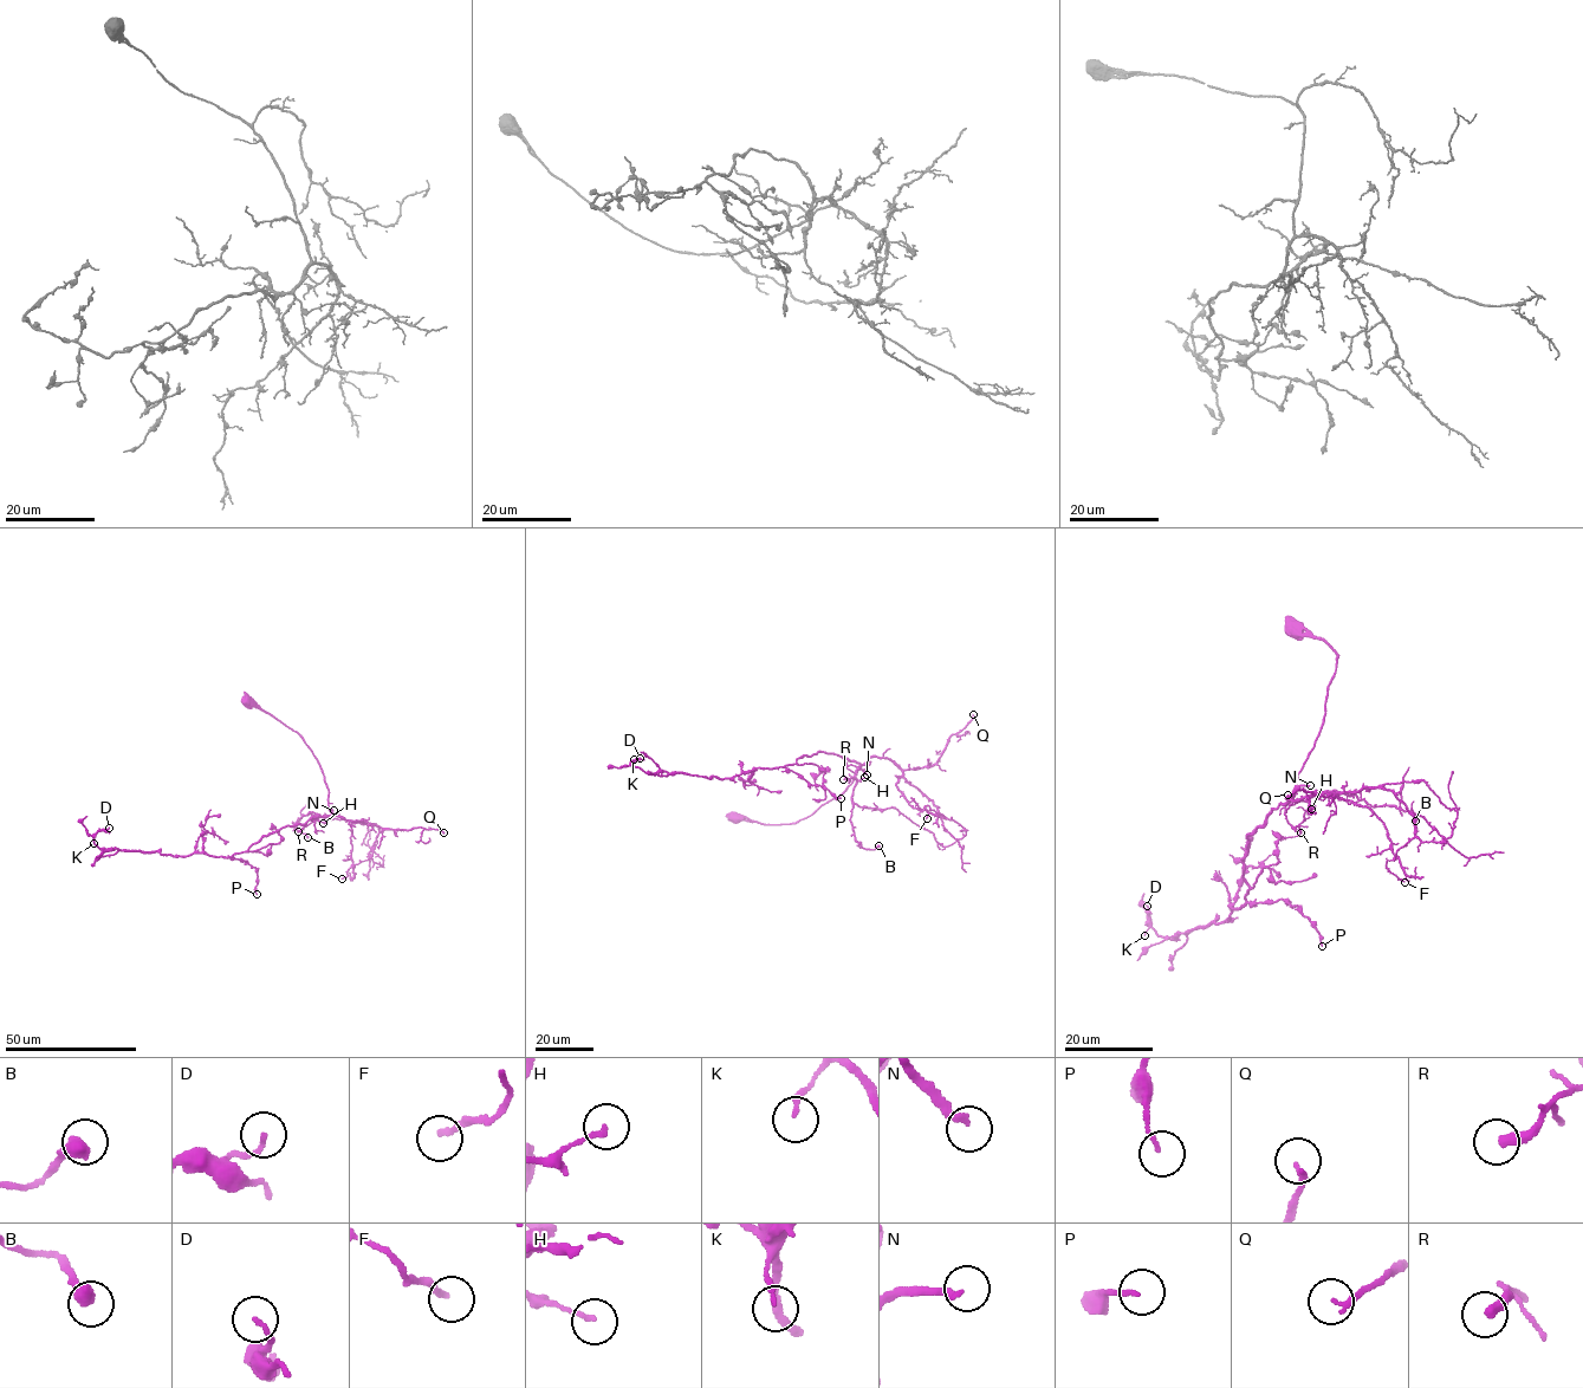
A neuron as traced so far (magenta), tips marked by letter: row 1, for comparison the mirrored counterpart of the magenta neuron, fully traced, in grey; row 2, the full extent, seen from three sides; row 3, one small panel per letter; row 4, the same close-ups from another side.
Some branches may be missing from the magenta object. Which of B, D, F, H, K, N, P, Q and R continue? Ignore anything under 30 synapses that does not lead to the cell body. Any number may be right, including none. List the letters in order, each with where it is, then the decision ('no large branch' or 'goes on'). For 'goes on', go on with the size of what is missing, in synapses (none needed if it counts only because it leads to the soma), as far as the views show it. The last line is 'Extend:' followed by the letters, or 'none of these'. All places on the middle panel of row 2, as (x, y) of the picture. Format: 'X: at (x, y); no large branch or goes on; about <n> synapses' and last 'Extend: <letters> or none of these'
B: at (878, 845); goes on; about 35 synapses
D: at (640, 758); no large branch
F: at (927, 818); no large branch
H: at (864, 777); no large branch
K: at (634, 759); no large branch
N: at (867, 774); goes on; about 60 synapses
P: at (841, 798); no large branch
Q: at (973, 714); no large branch
R: at (843, 779); no large branch
Extend: B, N

